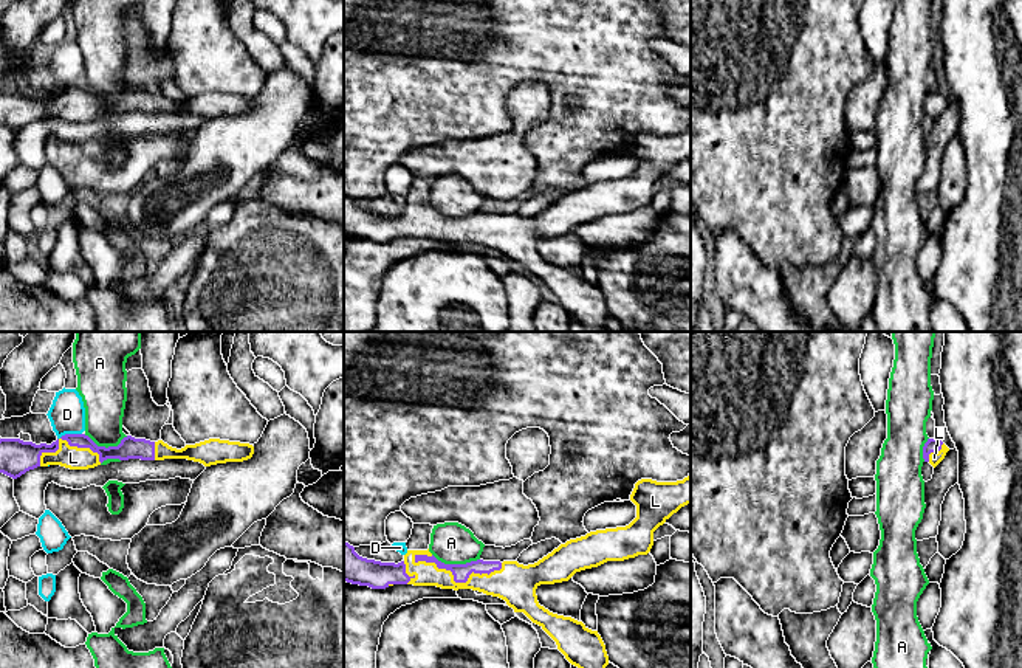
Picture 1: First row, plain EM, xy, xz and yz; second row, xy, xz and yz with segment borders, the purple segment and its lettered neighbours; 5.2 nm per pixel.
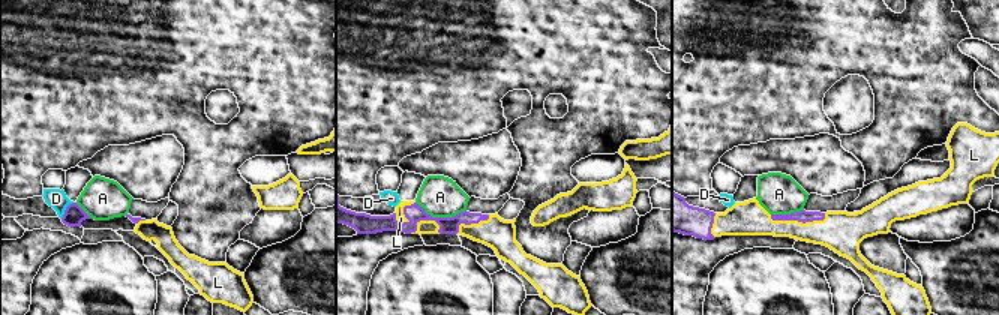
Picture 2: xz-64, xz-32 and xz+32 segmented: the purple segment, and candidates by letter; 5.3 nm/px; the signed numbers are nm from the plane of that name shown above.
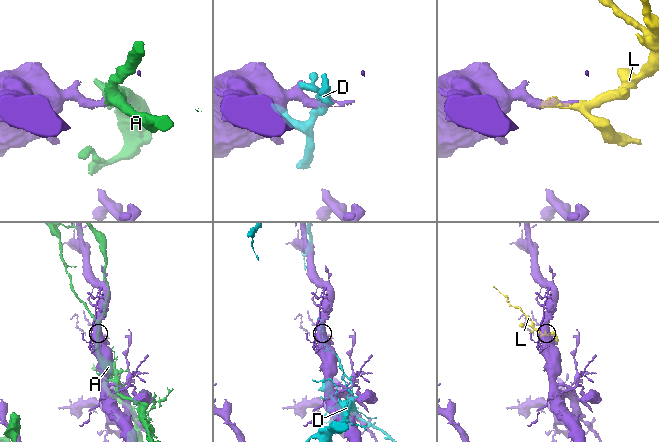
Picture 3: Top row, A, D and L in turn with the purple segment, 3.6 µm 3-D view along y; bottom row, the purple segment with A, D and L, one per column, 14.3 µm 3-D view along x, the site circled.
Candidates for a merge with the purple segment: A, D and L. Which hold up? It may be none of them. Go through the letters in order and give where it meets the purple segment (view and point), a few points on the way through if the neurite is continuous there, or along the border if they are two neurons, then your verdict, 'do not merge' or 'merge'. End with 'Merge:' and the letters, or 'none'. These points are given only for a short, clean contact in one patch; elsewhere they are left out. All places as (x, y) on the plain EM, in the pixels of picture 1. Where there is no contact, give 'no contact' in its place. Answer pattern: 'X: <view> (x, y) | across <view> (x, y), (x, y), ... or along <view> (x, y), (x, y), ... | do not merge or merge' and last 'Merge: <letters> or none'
A: xz (456, 217) | do not merge
D: xy (68, 87) | do not merge
L: xz (457, 234) | merge
Merge: L

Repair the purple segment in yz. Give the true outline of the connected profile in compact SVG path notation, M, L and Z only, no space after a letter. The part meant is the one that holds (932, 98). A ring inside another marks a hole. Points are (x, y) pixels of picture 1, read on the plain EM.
M928 91L923 99L923 112L935 121L948 104L949 101L940 91Z

